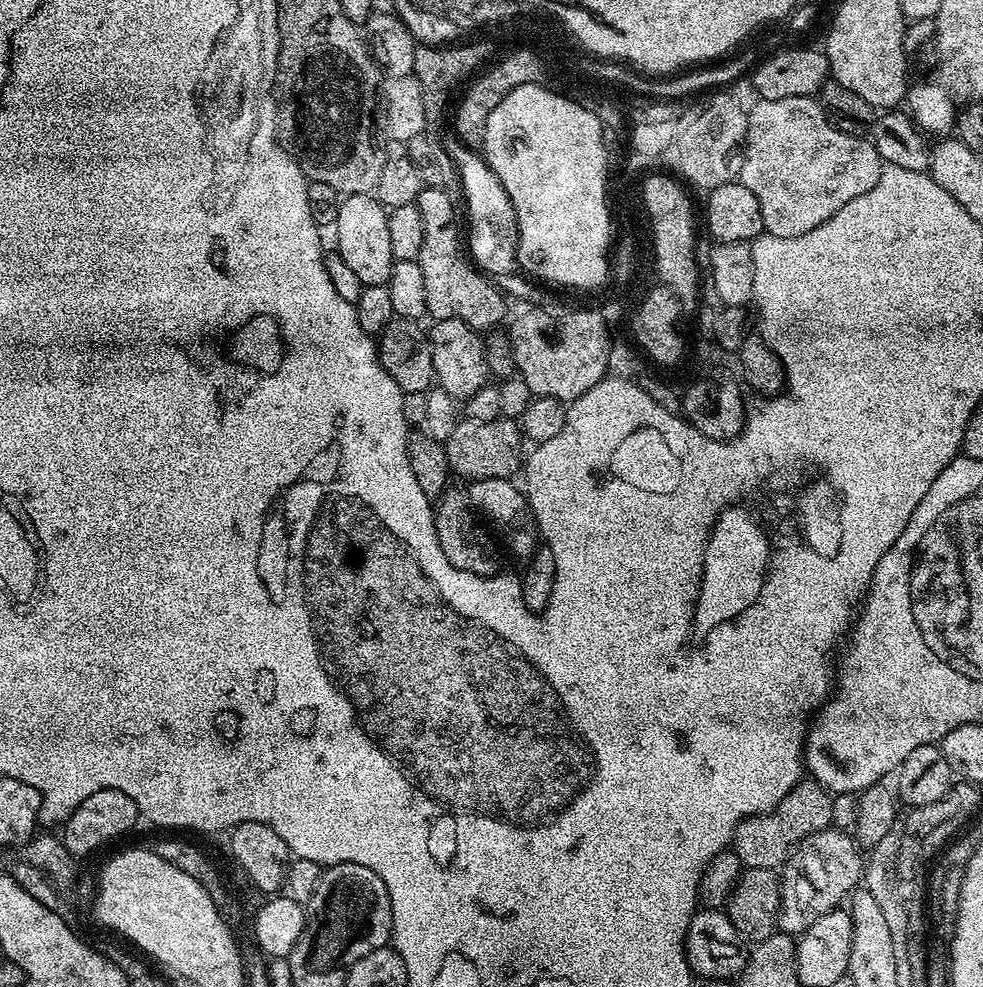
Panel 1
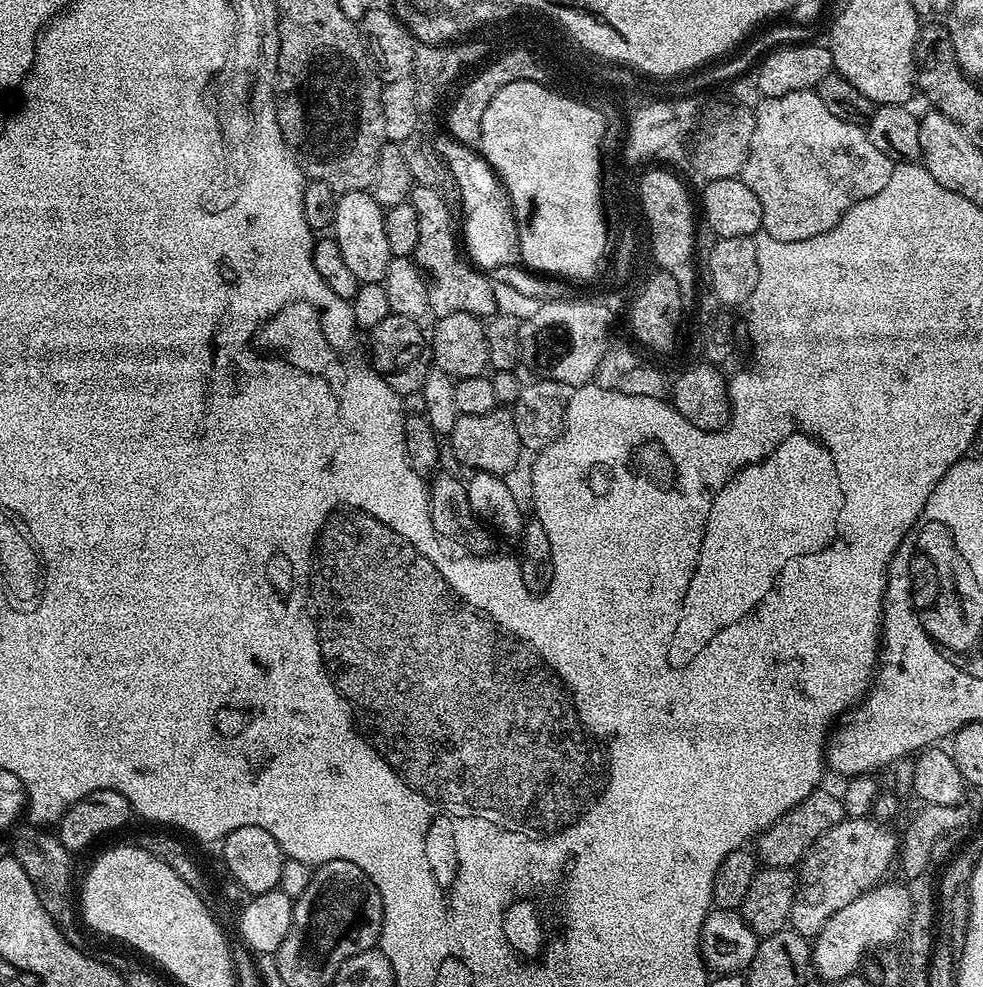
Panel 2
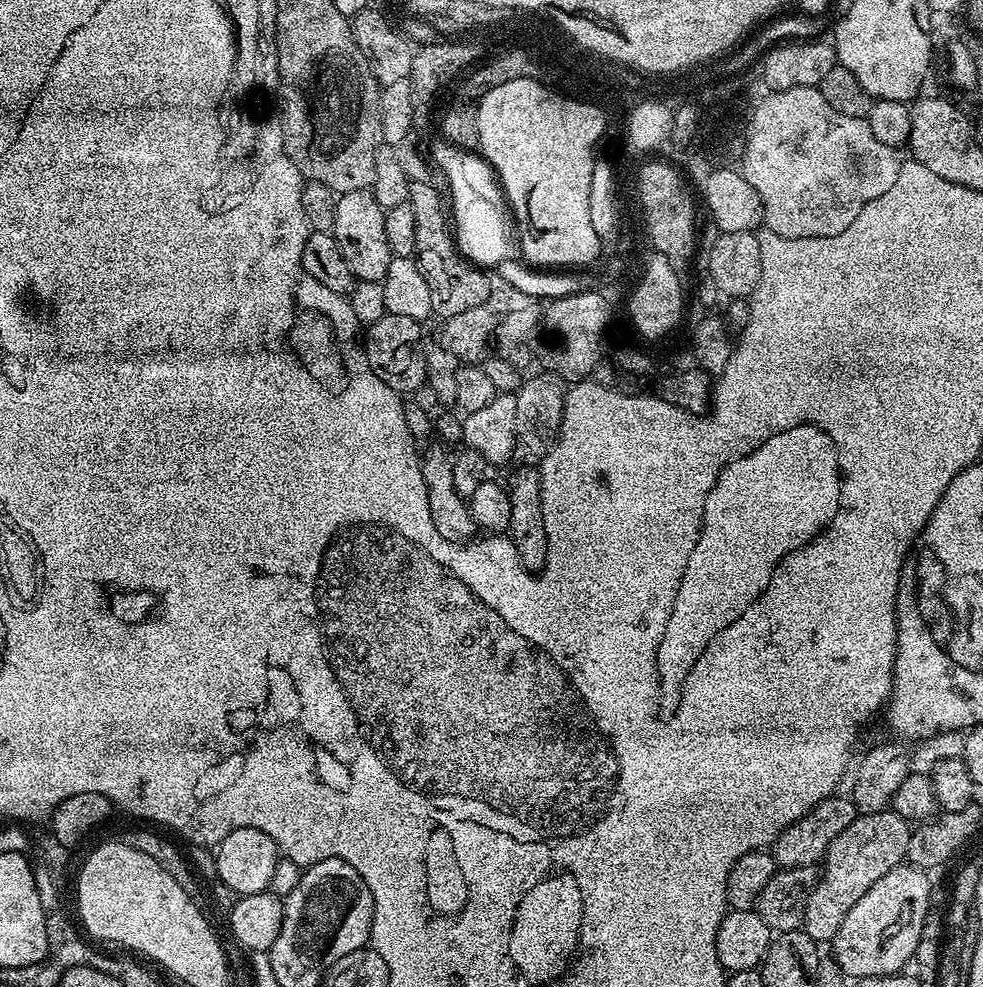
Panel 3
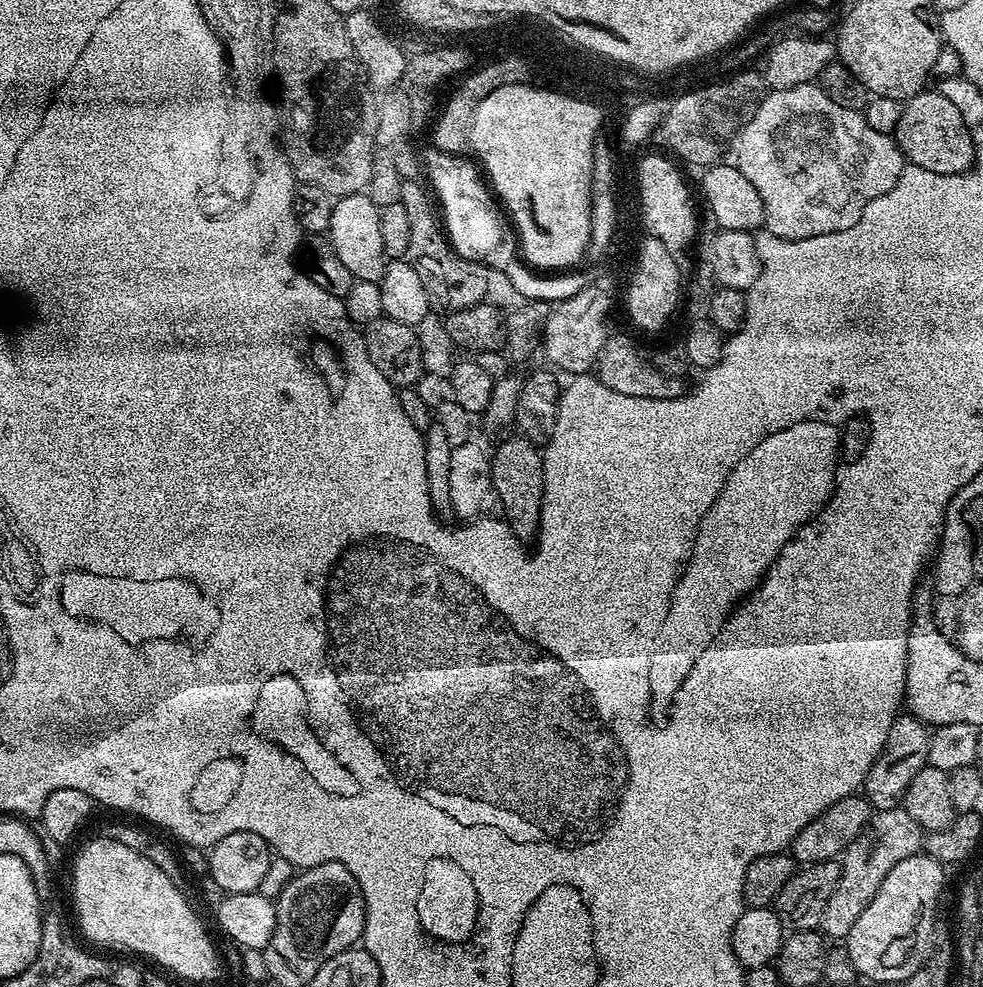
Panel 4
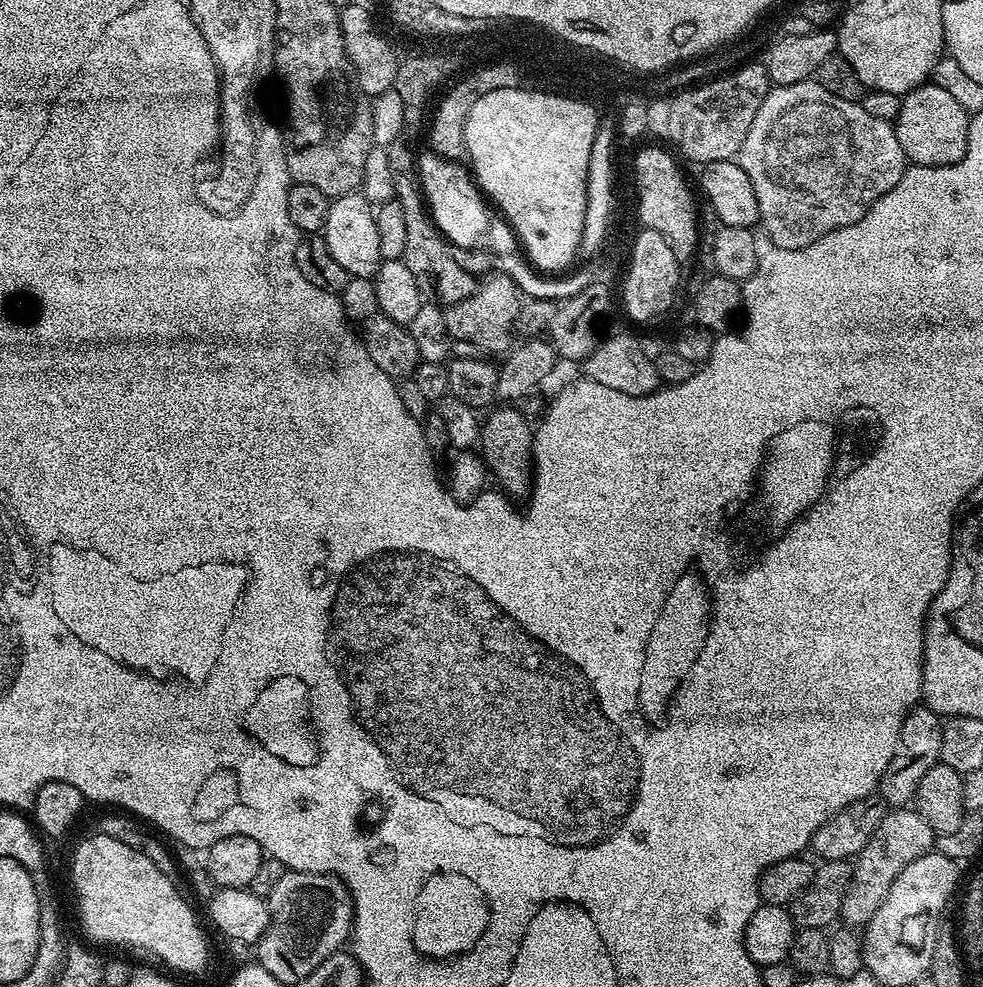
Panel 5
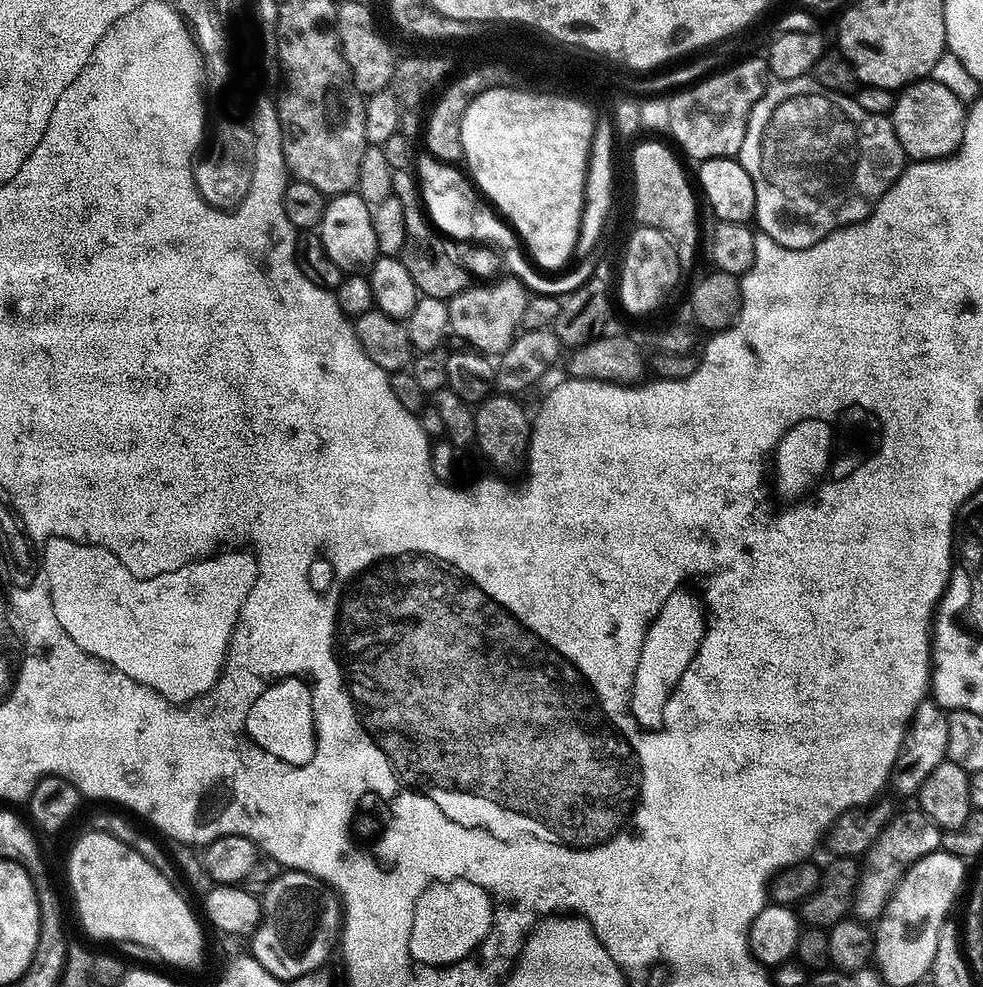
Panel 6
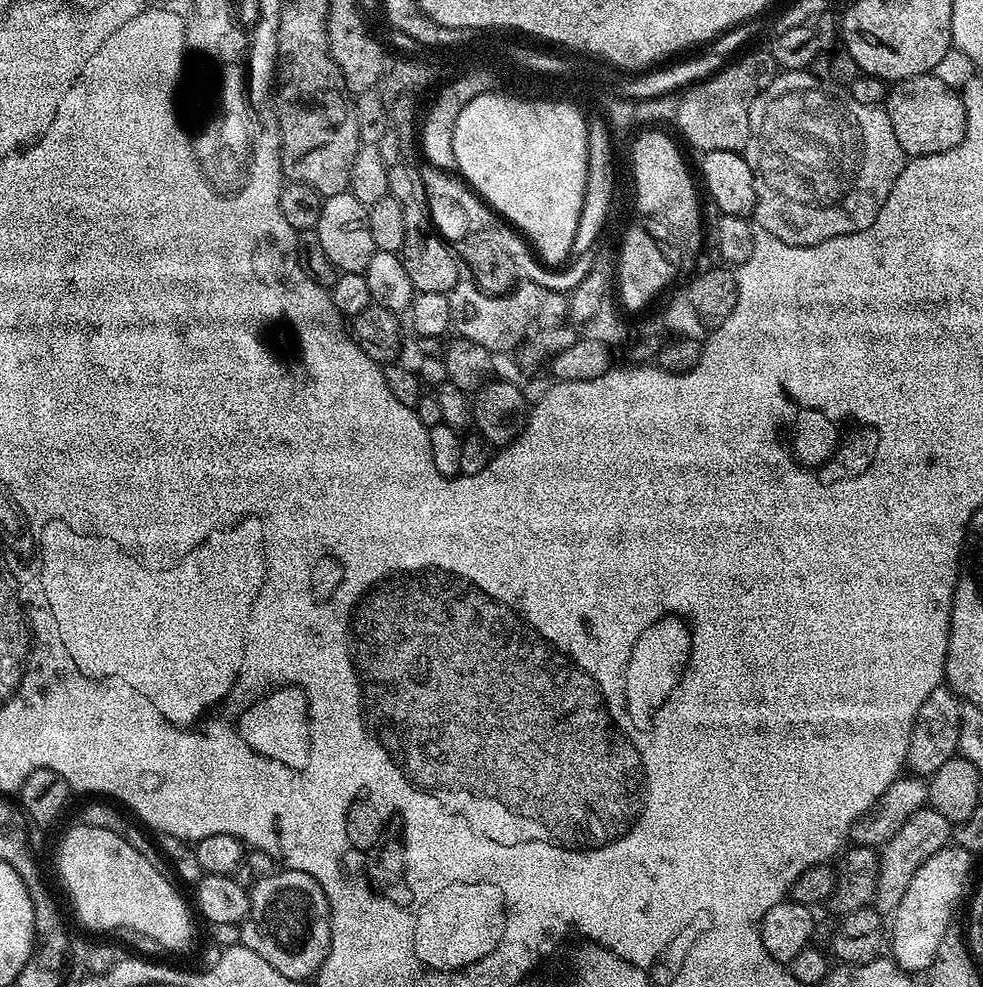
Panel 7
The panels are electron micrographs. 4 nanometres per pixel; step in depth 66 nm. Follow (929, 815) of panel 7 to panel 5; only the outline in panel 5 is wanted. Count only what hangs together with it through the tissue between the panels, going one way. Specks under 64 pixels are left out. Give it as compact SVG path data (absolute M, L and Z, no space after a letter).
M897 807L885 811L880 829L872 835L870 842L866 842L860 855L855 857L852 882L840 907L839 919L848 926L867 924L874 910L878 910L882 898L886 898L898 874L902 874L902 870L919 856L933 851L936 838L937 833L933 831L930 822L920 816L915 807Z

